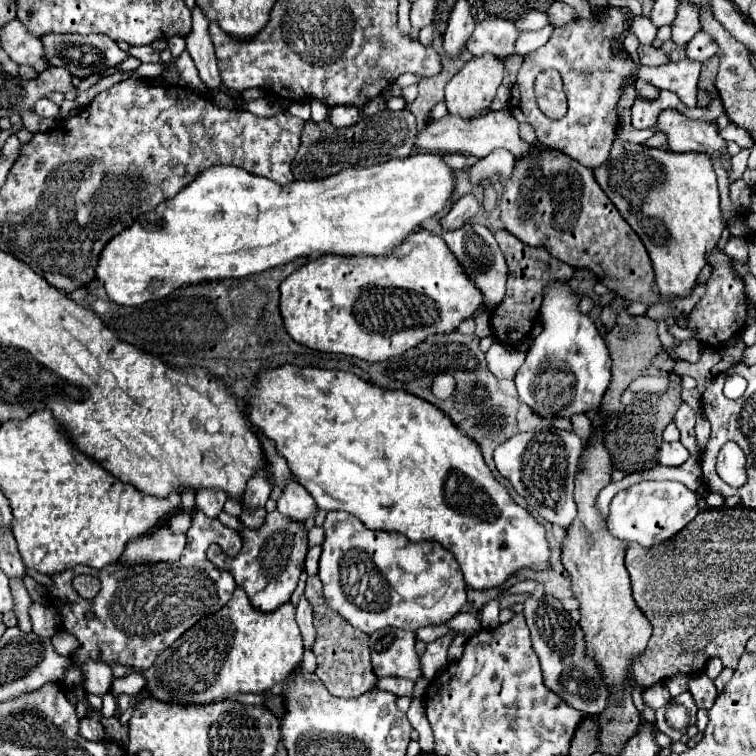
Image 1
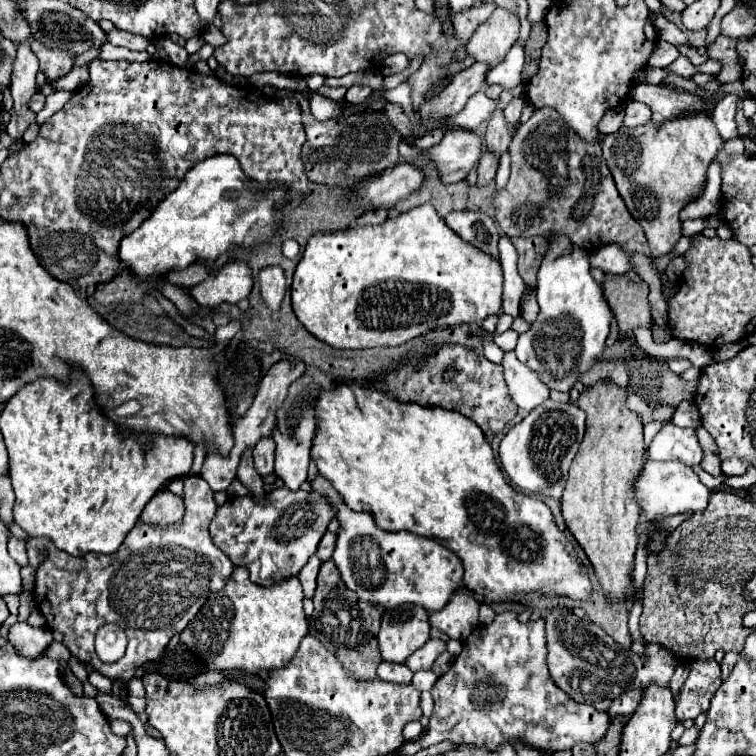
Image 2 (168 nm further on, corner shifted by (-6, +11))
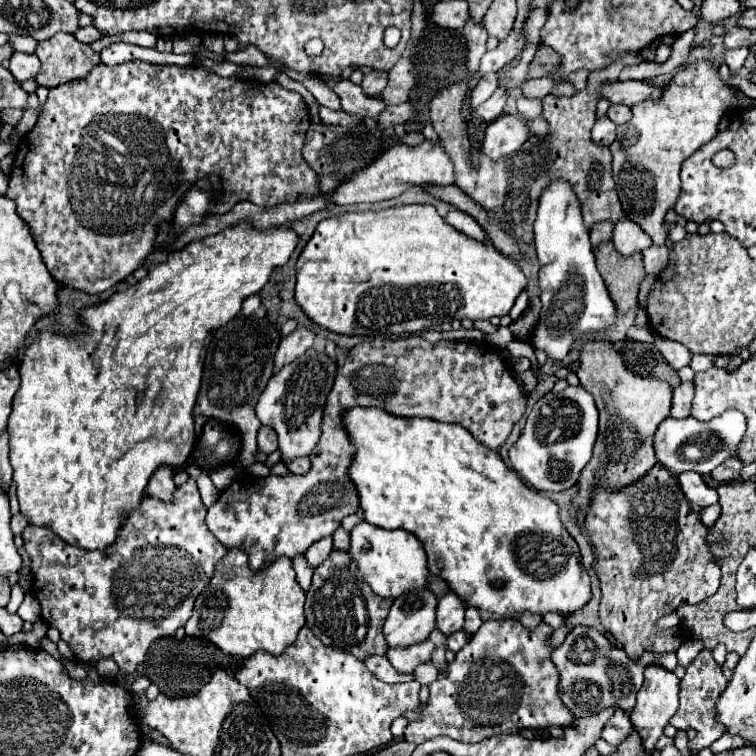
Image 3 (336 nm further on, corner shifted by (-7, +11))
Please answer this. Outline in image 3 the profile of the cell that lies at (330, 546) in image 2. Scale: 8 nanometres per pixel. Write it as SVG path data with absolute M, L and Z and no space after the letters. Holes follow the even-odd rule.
M337 529L333 533L333 549L339 549L339 551L347 551L349 549L349 533L347 531Z

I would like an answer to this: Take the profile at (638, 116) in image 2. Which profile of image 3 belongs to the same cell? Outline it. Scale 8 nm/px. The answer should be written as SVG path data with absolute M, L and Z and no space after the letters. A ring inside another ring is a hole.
M611 105L609 111L607 111L607 117L617 125L627 123L631 119L631 115L633 115L631 107L627 107L627 105Z

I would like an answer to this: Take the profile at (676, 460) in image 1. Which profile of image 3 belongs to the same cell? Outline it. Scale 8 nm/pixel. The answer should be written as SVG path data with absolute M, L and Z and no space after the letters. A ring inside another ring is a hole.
M727 411L713 421L701 423L693 417L687 419L665 419L655 433L655 455L661 465L671 473L679 475L683 471L695 471L701 475L711 473L727 457L735 455L735 447L745 433L745 415L739 411Z

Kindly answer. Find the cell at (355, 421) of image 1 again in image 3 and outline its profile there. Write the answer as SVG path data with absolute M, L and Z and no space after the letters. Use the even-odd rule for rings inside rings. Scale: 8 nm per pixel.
M353 407L341 415L343 427L355 447L355 457L347 469L353 481L363 519L381 529L405 529L425 547L429 569L441 573L469 607L497 615L511 613L571 613L591 599L589 575L581 565L575 539L559 521L559 507L549 497L527 487L509 469L497 451L481 445L461 425L431 419L407 419L377 407Z

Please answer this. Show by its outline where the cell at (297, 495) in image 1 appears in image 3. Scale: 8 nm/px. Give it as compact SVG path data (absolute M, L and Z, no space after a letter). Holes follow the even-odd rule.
M309 349L305 355L285 365L277 375L273 375L259 397L257 417L263 425L271 427L279 437L281 461L293 461L299 457L309 457L321 437L321 417L327 395L335 381L337 365L325 355Z

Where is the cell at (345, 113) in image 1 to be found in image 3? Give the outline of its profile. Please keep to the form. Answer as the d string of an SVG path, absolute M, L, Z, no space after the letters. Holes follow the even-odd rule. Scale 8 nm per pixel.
M371 71L361 81L363 93L365 95L373 95L373 97L381 95L381 91L385 89L385 85L387 85L387 71Z

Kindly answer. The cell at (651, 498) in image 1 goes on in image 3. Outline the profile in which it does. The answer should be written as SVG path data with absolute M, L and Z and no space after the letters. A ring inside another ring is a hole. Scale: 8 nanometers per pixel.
M681 473L677 475L677 481L689 503L695 503L699 507L709 507L717 503L717 491L711 489L699 473Z

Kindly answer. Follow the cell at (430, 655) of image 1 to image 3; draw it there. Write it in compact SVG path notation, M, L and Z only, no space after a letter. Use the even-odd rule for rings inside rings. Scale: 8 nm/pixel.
M427 639L423 643L415 643L415 645L409 645L405 649L391 647L391 649L387 649L387 659L391 661L391 665L397 671L413 673L417 665L423 665L423 663L431 661L433 651L435 651L435 645Z

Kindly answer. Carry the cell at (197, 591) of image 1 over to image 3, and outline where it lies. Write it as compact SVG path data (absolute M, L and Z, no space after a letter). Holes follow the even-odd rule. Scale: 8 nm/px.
M189 477L185 485L175 489L173 503L143 497L141 505L123 523L117 543L105 551L77 549L61 541L53 531L29 525L23 531L23 543L31 557L33 595L41 605L41 619L59 629L61 639L73 649L79 661L89 663L89 659L111 657L125 675L135 673L157 637L173 635L187 623L197 595L205 589L205 581L211 581L217 563L227 555L227 549L209 533L205 515L207 507L201 501L197 481Z

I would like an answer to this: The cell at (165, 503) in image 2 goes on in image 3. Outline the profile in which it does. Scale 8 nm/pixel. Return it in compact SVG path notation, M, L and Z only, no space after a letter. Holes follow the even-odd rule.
M161 467L161 469L157 469L155 471L155 475L151 477L151 481L149 481L149 485L147 485L147 495L149 497L157 497L157 499L161 499L161 501L165 501L165 503L169 503L169 501L173 501L173 491L175 491L175 483L173 483L173 469L165 469L165 467Z

